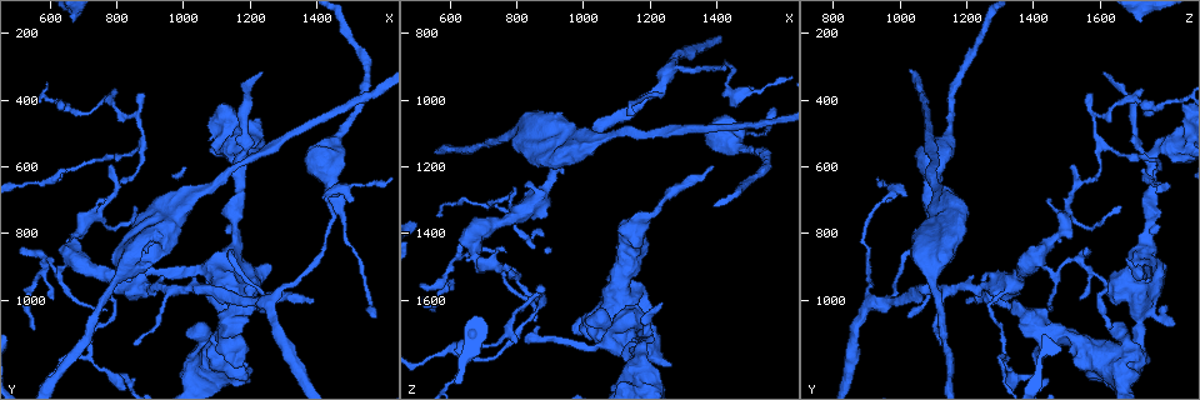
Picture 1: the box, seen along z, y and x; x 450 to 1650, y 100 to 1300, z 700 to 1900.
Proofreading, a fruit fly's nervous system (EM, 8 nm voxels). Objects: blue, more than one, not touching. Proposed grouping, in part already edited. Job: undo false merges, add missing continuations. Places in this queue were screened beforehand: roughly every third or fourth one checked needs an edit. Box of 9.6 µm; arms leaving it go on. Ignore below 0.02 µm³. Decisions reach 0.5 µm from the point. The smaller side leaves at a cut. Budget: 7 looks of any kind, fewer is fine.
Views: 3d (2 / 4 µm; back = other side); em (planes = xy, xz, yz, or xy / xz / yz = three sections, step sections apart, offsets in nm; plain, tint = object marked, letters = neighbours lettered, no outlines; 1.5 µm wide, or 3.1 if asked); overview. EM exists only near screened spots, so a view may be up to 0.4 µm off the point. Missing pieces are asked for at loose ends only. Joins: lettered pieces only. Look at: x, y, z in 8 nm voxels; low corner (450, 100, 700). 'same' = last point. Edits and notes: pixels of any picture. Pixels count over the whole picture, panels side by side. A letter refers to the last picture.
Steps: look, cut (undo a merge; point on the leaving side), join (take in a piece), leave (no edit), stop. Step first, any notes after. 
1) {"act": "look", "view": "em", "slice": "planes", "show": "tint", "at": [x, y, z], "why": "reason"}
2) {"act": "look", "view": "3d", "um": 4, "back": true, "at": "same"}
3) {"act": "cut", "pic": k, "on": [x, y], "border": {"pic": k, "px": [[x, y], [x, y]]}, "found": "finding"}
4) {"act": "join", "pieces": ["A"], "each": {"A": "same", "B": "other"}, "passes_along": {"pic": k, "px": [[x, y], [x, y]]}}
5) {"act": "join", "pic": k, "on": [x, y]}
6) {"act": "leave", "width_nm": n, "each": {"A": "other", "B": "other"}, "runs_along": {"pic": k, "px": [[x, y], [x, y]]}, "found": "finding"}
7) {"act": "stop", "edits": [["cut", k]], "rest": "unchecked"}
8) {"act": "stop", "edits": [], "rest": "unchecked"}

{"act": "look", "view": "3d", "um": 2, "at": [860, 870, 1680], "why": "thin end"}

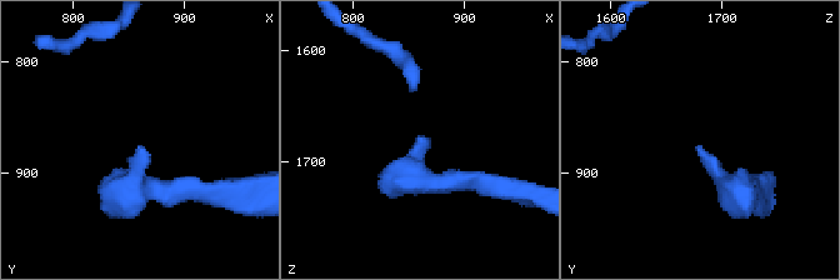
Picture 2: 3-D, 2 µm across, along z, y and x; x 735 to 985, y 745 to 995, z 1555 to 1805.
{"act": "look", "view": "em", "slice": "xy", "step": 8, "show": "tint", "at": [860, 876, 1680]}

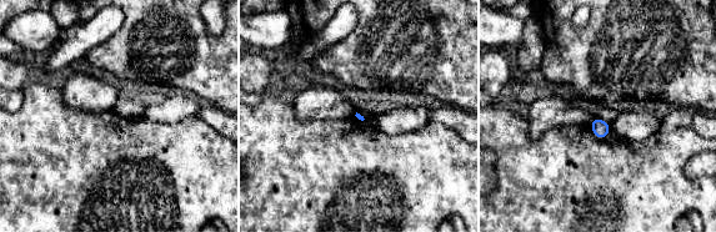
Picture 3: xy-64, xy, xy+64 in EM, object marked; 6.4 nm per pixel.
{"act": "look", "view": "em", "slice": "planes", "show": "letters", "at": "same"}

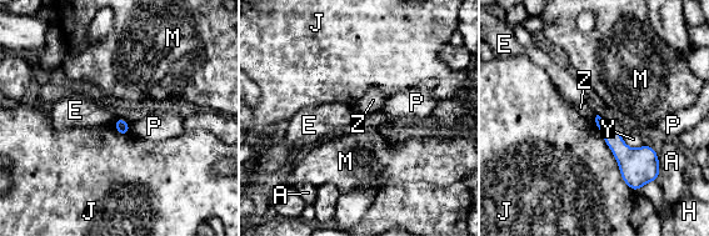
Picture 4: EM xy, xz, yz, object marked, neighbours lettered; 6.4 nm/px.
{"act": "leave", "each": {"A": "other", "E": "other", "H": "other", "J": "other", "M": "other", "P": "other", "Y": "other", "Z": "other"}, "border": {"pic": 4, "px": [[597, 114], [594, 119]]}, "found": "none of them fits"}

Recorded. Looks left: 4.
{"act": "look", "view": "em", "slice": "planes", "show": "letters", "at": [610, 990, 1540], "why": "branch stops here"}

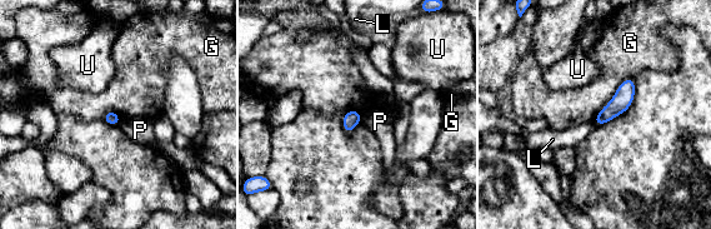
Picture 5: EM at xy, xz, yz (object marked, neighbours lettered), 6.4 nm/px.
{"act": "leave", "each": {"G": "other", "L": "other", "P": "other", "U": "other"}, "runs_along": {"pic": 5, "px": [[631, 80], [625, 95], [597, 122]]}, "found": "no lettered piece goes on from it"}

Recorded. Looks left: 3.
{"act": "look", "view": "3d", "um": 4, "at": [810, 1230, 1410], "why": "sharp bend"}

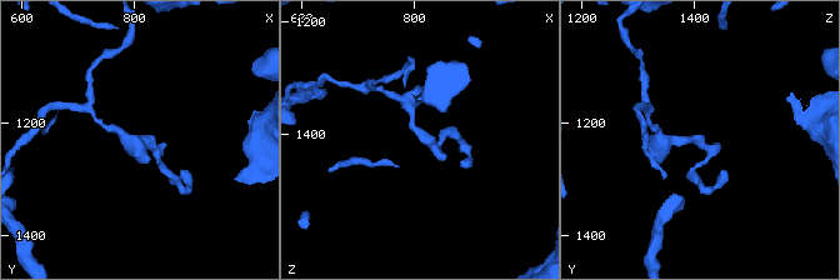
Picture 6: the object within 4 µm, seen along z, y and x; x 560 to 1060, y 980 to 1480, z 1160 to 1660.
{"act": "look", "view": "em", "slice": "yz", "step": 4, "show": "letters", "at": [820, 1230, 1405], "why": "shape alone is not enough"}

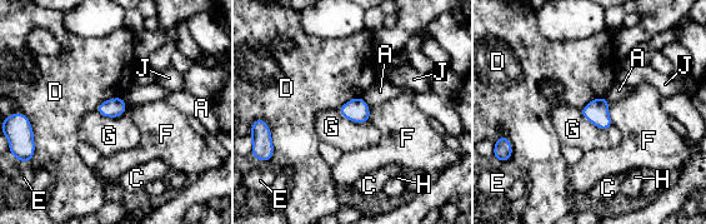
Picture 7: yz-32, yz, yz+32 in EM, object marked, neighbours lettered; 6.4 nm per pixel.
{"act": "leave", "each": {"A": "other", "C": "other", "D": "other", "E": "other", "F": "other", "G": "other", "H": "other", "J": "other"}, "border": {"pic": 7, "px": [[26, 115], [31, 127], [35, 148]]}, "found": "one cell here"}

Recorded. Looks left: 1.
{"act": "stop", "edits": [], "rest": "unchecked"}

